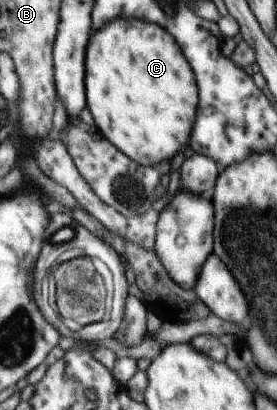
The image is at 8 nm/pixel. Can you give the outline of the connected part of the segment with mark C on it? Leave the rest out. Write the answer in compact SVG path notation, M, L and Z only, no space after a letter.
M114 19L102 29L94 31L86 47L86 99L98 131L124 155L138 165L148 167L174 159L174 153L190 145L194 113L199 91L194 83L192 67L188 67L176 40L162 27L136 19Z

